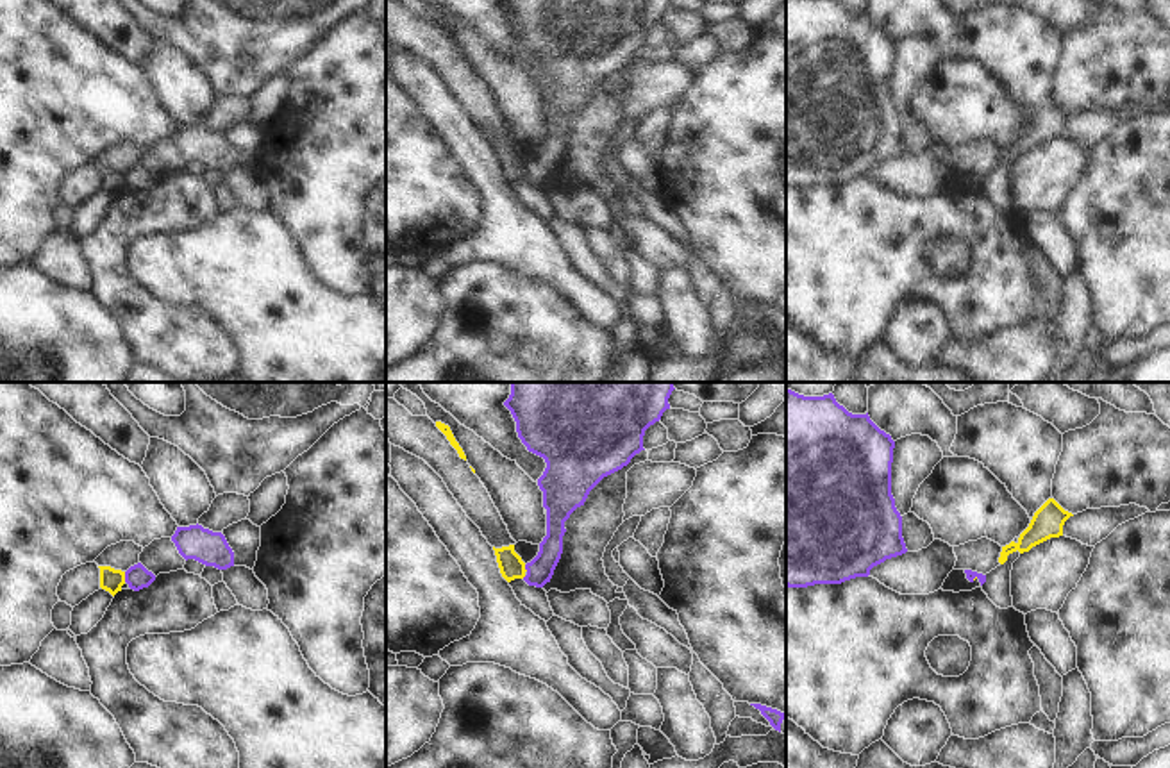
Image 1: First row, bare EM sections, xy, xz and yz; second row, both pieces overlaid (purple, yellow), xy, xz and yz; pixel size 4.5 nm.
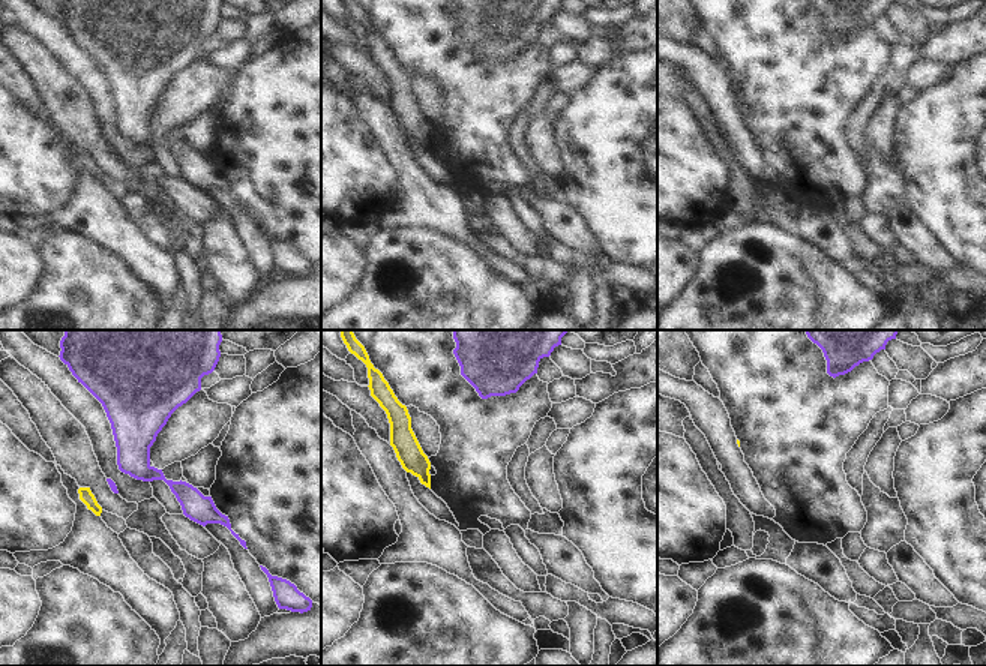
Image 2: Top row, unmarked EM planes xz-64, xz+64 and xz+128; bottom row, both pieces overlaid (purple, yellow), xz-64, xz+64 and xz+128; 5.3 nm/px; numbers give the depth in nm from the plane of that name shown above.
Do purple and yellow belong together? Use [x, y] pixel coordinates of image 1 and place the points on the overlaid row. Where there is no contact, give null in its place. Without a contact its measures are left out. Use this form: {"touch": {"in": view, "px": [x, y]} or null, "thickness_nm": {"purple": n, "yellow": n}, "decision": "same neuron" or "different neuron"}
{"touch": {"in": "xy", "px": [125, 577]}, "thickness_nm": {"purple": 110, "yellow": 100}, "decision": "different neuron"}

